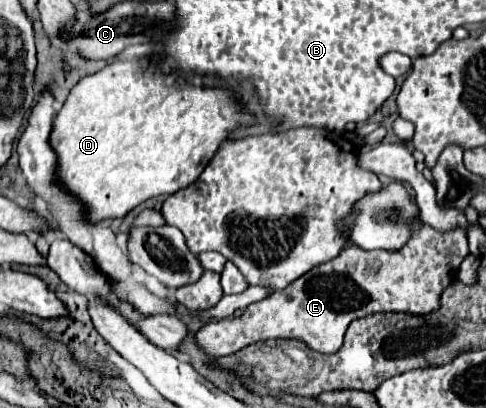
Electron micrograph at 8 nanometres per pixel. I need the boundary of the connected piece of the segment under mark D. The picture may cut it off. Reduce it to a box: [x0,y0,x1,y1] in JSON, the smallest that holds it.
[52,60,252,222]

